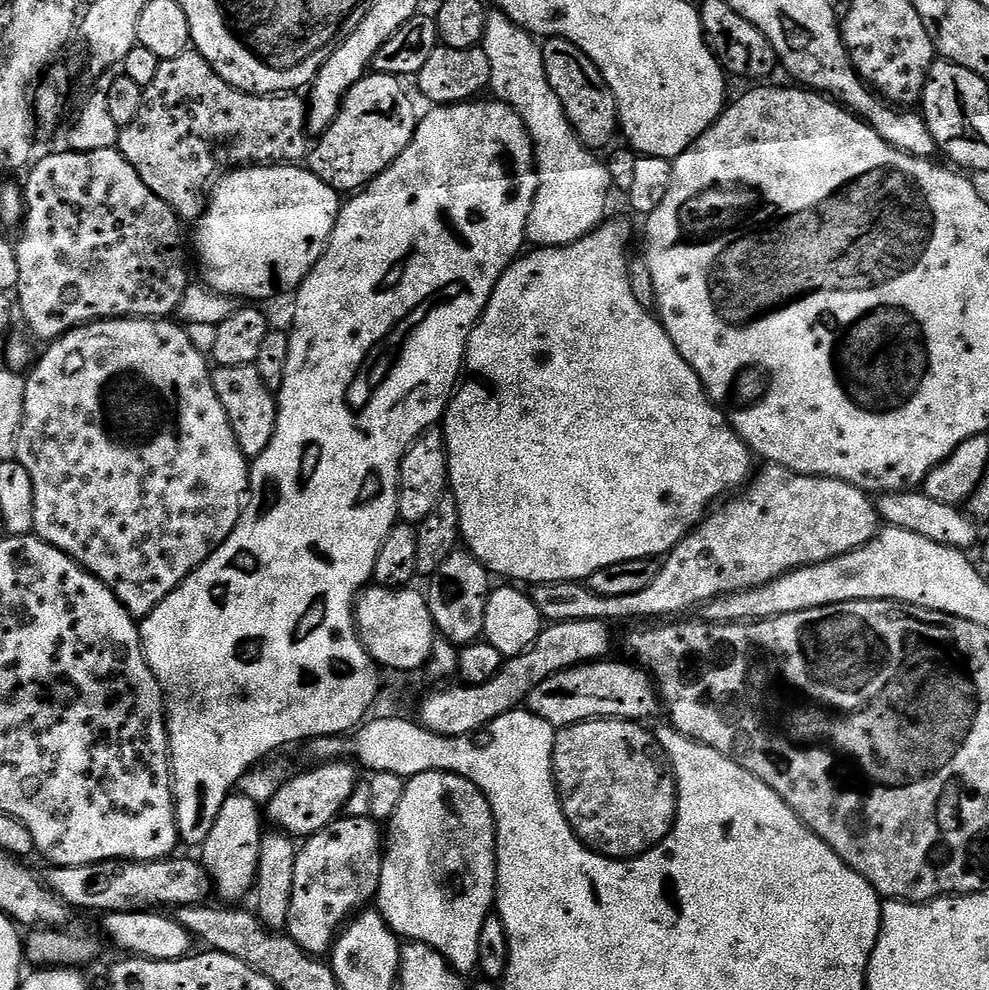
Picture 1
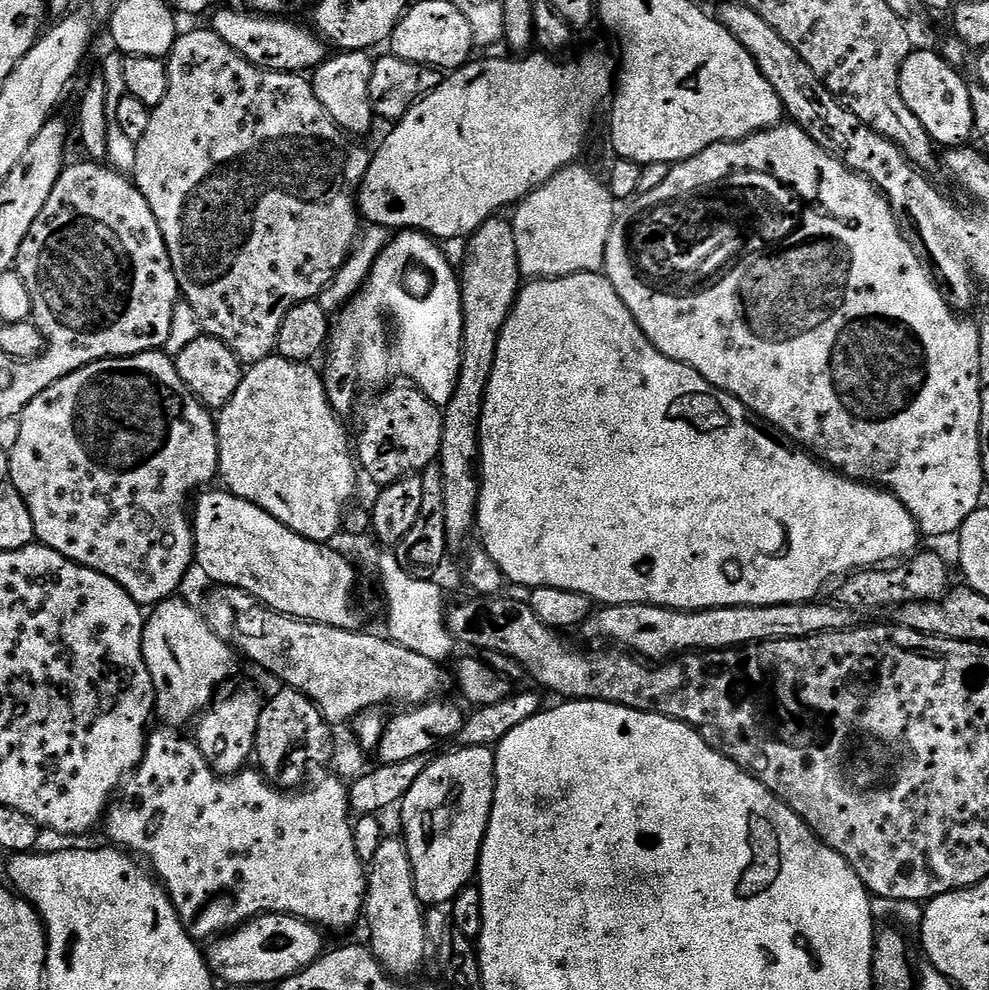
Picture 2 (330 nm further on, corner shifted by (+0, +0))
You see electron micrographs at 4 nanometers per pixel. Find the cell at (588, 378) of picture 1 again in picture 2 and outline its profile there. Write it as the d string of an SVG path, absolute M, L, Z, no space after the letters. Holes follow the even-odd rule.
M579 272L569 276L559 276L553 280L534 280L525 283L521 287L520 295L516 298L511 314L506 318L504 329L500 331L498 338L498 354L494 358L494 374L490 374L490 386L486 386L486 398L484 409L480 419L480 501L476 511L476 528L482 539L482 547L498 562L505 581L521 584L525 590L541 588L542 586L554 586L558 590L574 590L578 594L590 597L593 602L600 606L609 604L653 604L659 608L677 608L680 612L697 612L703 608L721 608L722 606L734 606L735 604L749 604L750 606L778 606L779 604L806 604L817 599L816 596L832 579L843 578L862 568L874 568L896 562L905 554L917 551L916 536L918 529L916 520L898 502L898 498L891 492L871 484L858 480L851 480L849 476L842 476L839 472L828 467L827 464L816 459L811 452L804 451L799 446L789 447L790 441L787 436L778 435L771 424L757 418L749 412L737 396L726 394L718 390L698 370L686 366L682 362L674 362L666 358L666 354L659 352L642 334L638 322L634 322L634 314L618 298L618 290L608 277L598 272Z

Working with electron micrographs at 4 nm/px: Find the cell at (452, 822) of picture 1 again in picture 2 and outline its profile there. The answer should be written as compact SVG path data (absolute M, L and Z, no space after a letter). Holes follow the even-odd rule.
M457 747L457 752L437 755L410 786L399 805L404 823L402 839L414 866L420 903L448 906L463 888L473 883L480 867L480 851L490 822L496 789L496 753L491 747Z

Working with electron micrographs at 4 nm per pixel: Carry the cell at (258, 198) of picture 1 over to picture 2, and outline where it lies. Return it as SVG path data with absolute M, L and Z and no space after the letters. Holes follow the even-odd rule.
M592 48L573 60L564 60L559 64L555 55L544 50L521 55L516 60L479 60L473 59L441 79L439 86L428 96L423 96L401 120L395 121L392 133L380 144L380 149L369 159L364 180L358 193L358 211L368 224L381 224L389 230L415 230L424 232L437 241L467 238L488 220L497 215L499 208L515 206L538 186L545 184L558 170L568 164L575 164L584 152L584 143L588 140L588 131L592 128L592 119L600 107L609 103L614 92L614 60L600 48Z

